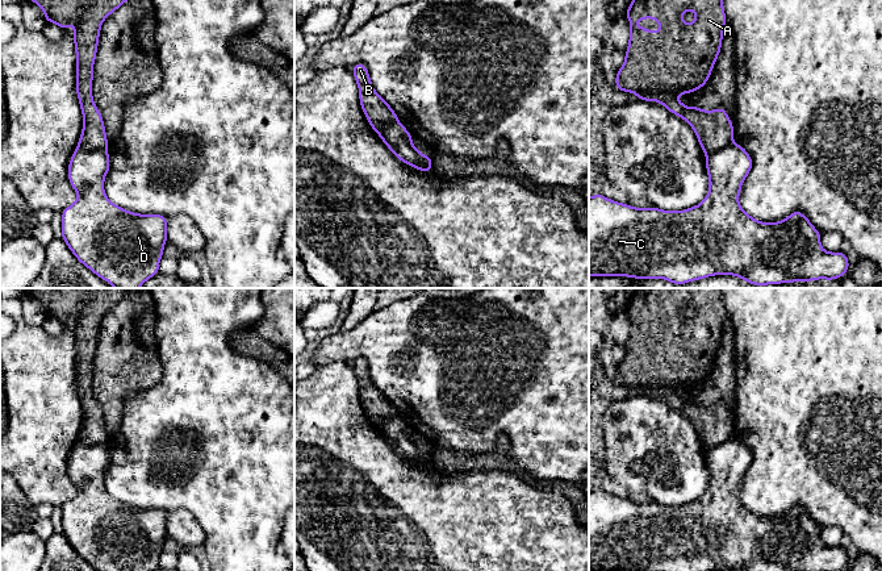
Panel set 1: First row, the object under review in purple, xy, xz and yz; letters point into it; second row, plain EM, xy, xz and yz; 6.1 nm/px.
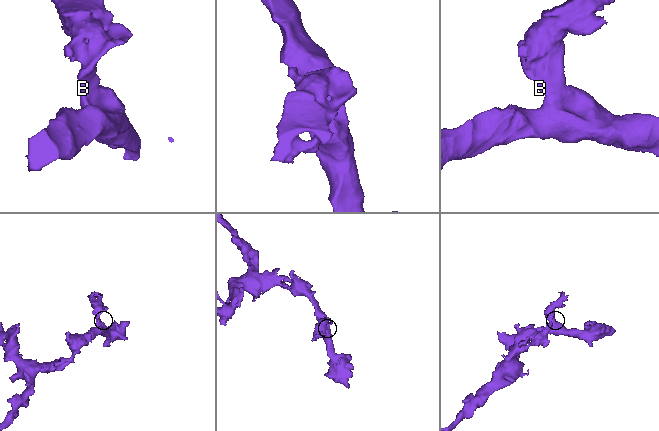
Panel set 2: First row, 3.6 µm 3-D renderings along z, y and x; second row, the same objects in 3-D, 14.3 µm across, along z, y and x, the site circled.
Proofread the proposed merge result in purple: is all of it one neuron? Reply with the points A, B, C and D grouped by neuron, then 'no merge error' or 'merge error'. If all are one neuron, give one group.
A B / C D; merge error

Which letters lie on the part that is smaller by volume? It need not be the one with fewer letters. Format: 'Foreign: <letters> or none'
Foreign: A, B

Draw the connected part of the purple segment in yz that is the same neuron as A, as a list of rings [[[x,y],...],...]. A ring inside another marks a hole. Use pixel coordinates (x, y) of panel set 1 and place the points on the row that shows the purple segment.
[[[632,0],[626,17],[630,20],[630,41],[623,66],[616,71],[615,87],[622,92],[636,93],[636,100],[659,101],[670,113],[687,121],[697,134],[706,157],[733,142],[733,124],[723,107],[703,111],[690,109],[677,100],[678,95],[691,93],[706,86],[719,57],[723,30],[727,22],[723,0]],[[693,11],[697,18],[685,24],[681,14]],[[653,18],[661,30],[636,26],[636,20]]]

